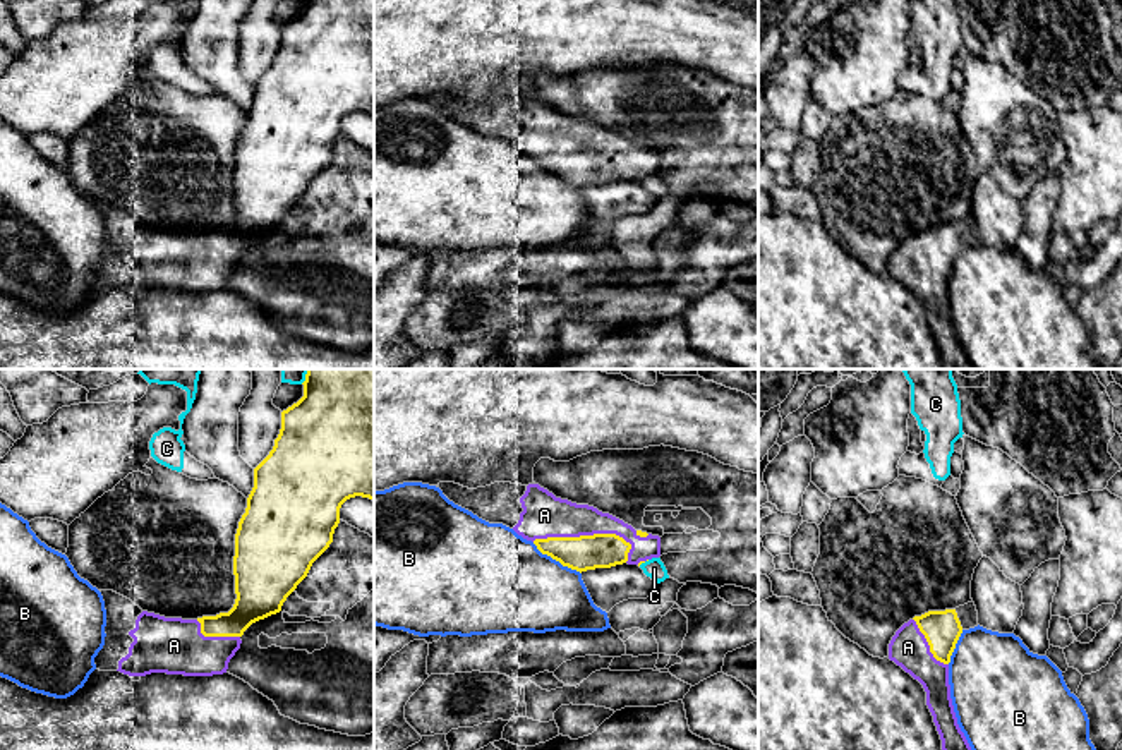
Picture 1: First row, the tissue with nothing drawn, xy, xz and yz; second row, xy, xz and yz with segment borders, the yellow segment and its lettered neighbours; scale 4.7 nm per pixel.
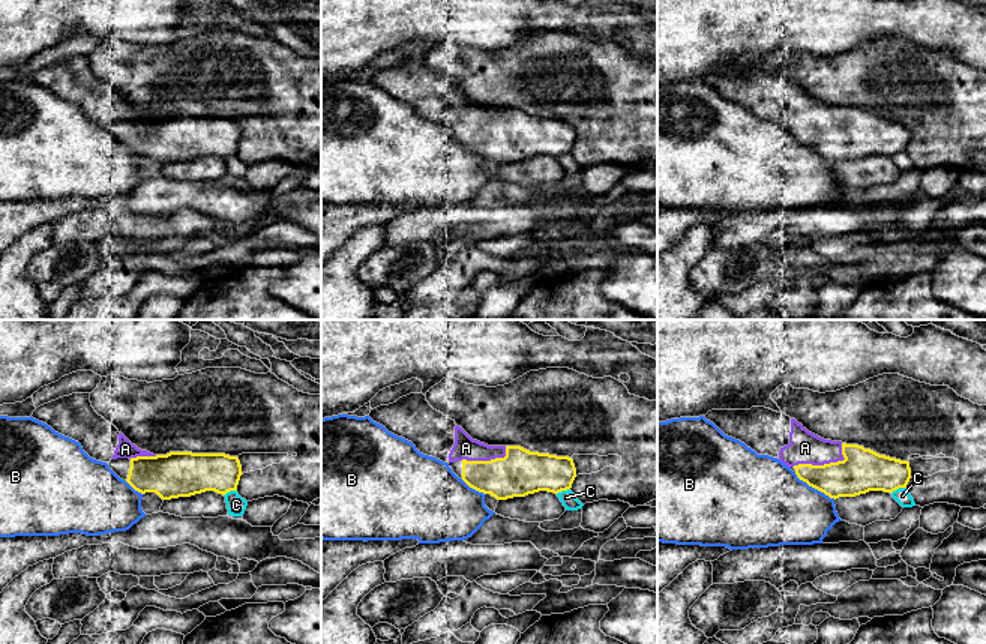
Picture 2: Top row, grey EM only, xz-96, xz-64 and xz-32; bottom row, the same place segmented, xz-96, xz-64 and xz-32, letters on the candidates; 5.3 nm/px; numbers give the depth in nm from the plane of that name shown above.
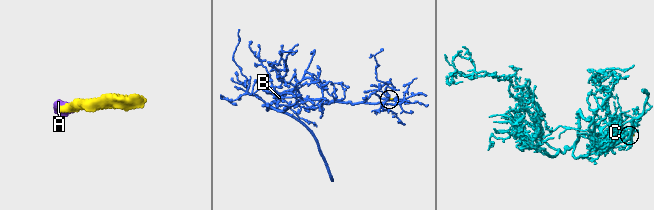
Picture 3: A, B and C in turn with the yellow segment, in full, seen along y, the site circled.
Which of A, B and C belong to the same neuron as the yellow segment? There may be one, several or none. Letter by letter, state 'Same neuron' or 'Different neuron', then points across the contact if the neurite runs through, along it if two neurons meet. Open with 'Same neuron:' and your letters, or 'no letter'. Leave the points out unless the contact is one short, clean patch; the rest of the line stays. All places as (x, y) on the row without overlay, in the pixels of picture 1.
Same neuron: A
A: Same neuron
B: Different neuron. Boundary: xz (532, 158), (542, 169), (580, 189)
C: Different neuron

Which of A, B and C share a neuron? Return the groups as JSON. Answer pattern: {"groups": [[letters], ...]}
{"groups": [["A"], ["B"], ["C"]]}

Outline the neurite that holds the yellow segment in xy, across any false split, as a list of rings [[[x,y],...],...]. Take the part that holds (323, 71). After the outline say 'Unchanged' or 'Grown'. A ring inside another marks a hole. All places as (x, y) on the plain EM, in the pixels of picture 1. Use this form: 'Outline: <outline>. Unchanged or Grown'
Outline: [[[304,0],[304,12],[281,27],[273,65],[254,84],[254,103],[235,149],[233,223],[197,235],[165,233],[142,227],[113,206],[100,206],[106,252],[94,273],[96,285],[129,292],[226,288],[244,247],[281,227],[312,178],[333,158],[341,120],[355,112],[374,117],[374,0]]]. Grown

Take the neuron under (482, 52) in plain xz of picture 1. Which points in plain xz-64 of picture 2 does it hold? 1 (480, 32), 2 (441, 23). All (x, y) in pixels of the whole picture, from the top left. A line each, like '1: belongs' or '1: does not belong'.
1: belongs
2: belongs

